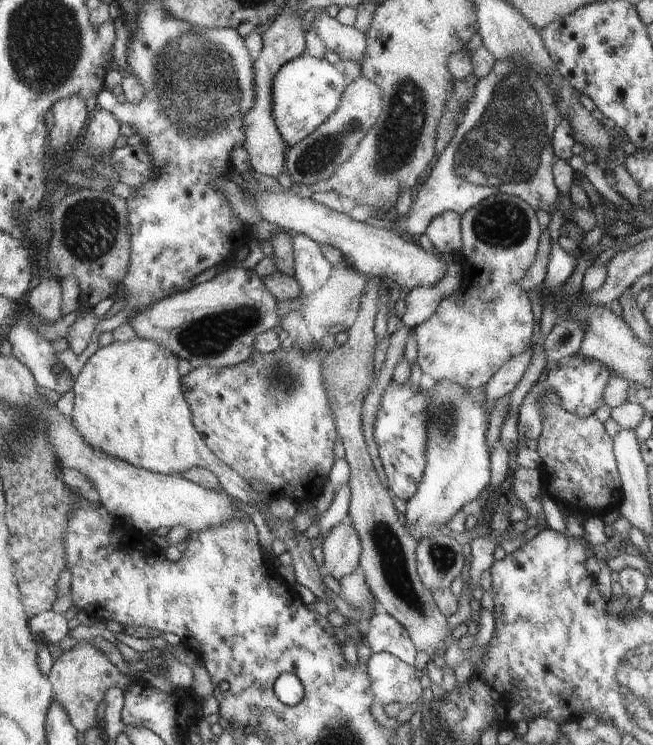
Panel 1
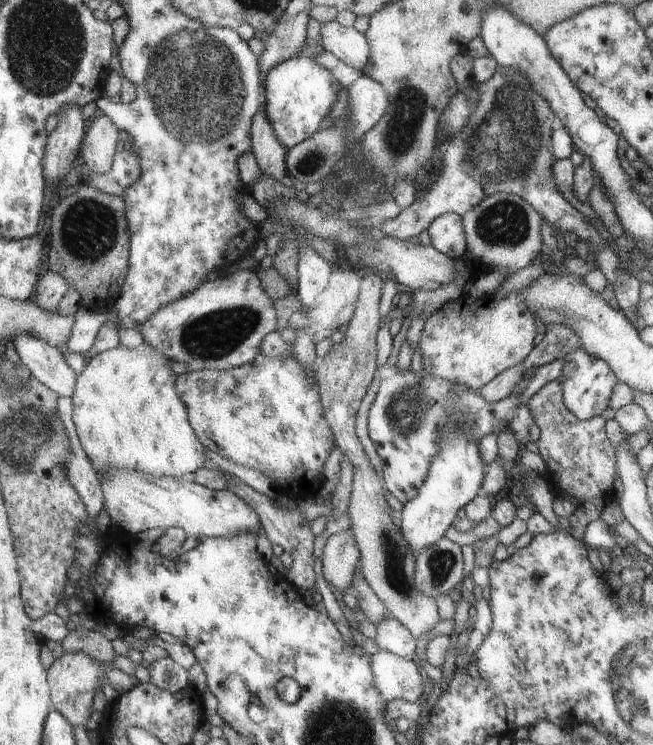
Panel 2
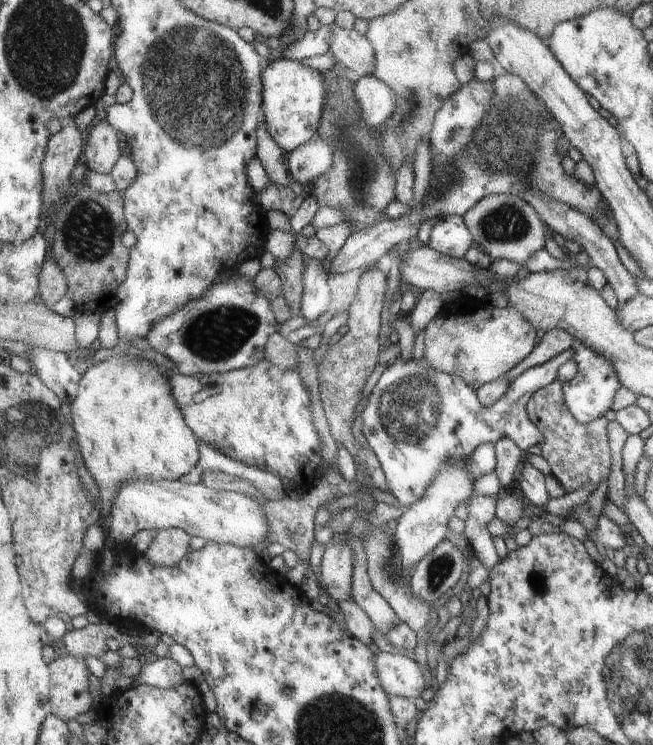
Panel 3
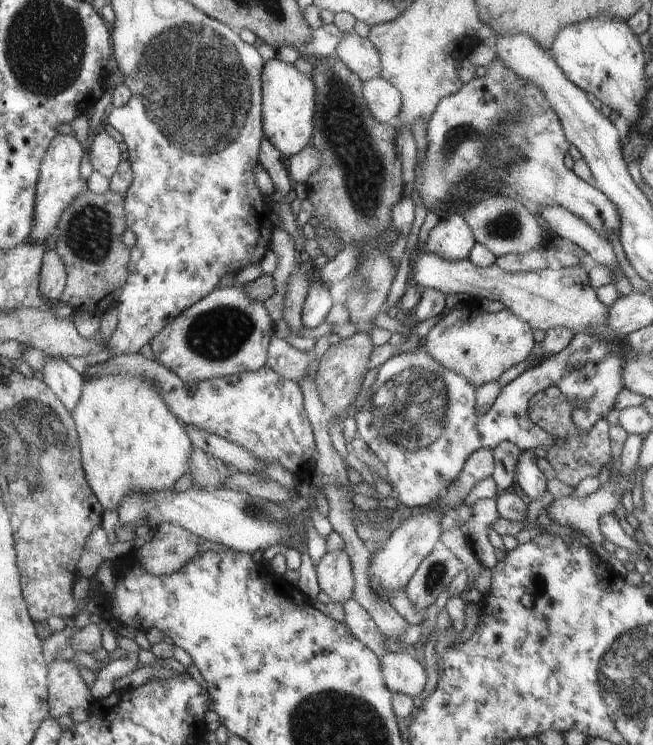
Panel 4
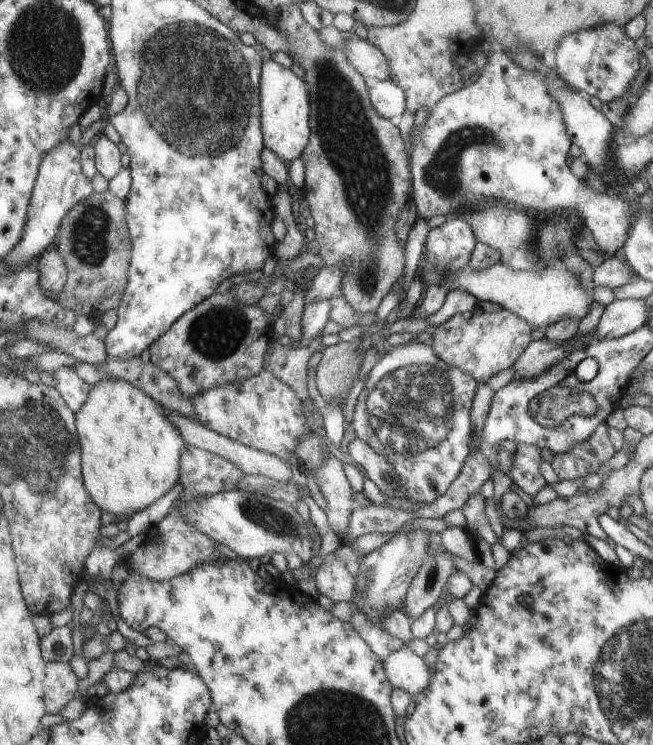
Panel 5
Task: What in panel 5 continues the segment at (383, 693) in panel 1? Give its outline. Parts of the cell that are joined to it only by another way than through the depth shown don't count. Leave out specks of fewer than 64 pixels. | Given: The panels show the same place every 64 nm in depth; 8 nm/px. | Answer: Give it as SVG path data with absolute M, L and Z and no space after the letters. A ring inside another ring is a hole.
M399 648L397 652L391 652L383 660L383 668L385 668L385 676L389 684L395 690L409 692L411 696L421 694L427 682L431 682L423 660L407 648Z

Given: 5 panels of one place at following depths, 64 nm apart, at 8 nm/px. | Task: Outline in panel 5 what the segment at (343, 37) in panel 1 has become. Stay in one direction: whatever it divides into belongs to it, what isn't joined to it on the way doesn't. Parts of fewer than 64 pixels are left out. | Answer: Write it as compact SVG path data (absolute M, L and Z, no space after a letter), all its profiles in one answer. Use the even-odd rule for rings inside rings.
M353 36L351 40L347 40L345 54L363 78L379 78L379 82L389 78L387 76L389 68L383 52L369 40L359 40L357 36Z

